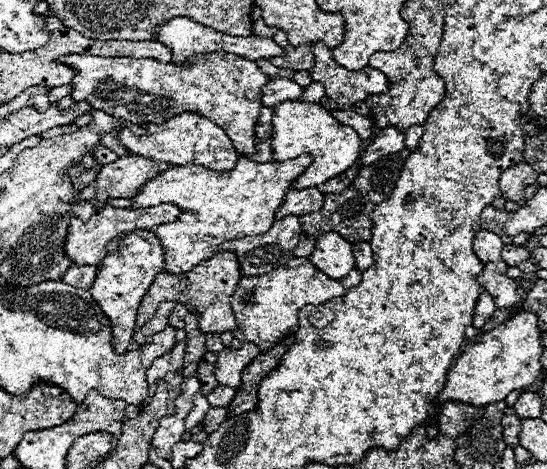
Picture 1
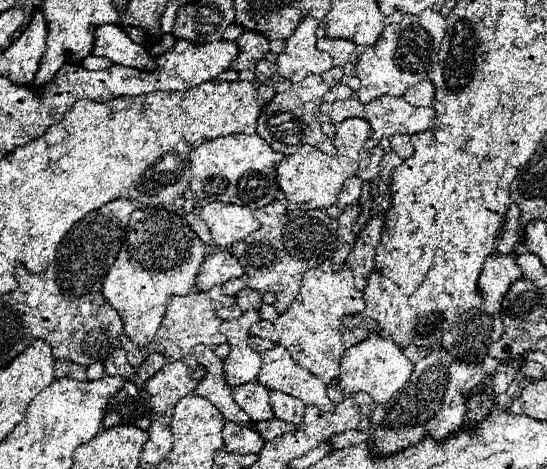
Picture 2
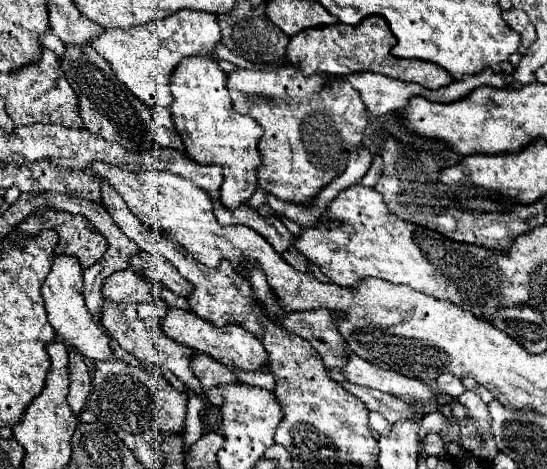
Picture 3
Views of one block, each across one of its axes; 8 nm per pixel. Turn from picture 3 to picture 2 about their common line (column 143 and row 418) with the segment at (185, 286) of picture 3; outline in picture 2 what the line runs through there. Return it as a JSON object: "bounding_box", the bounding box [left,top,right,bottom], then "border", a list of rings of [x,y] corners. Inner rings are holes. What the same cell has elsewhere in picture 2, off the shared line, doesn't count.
{"bounding_box":[232,382,274,422],"border":[[[248,382],[242,386],[232,388],[232,398],[254,422],[274,418],[270,404],[268,404],[268,390],[258,382]]]}

